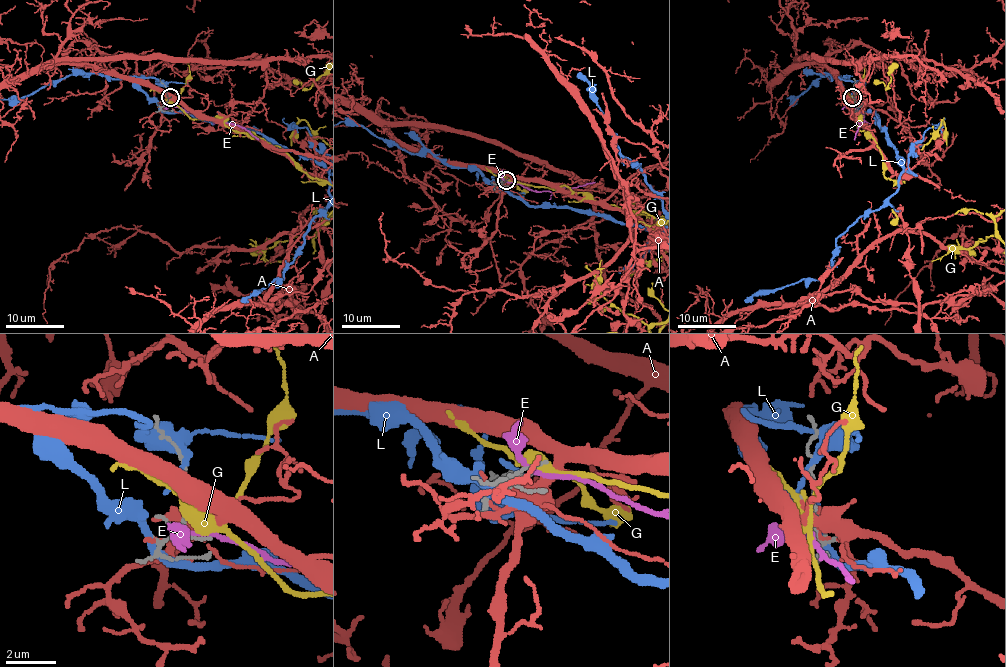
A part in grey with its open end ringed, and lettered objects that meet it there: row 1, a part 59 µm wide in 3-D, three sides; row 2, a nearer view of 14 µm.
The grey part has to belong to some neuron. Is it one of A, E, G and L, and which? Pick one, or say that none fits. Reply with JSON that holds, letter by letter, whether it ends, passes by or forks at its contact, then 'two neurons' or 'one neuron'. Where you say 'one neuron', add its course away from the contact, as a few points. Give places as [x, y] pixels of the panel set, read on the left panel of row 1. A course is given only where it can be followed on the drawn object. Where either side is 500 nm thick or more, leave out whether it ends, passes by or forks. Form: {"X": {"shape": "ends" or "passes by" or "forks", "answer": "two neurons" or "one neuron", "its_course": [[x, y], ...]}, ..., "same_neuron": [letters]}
{"A": {"shape": "passes by", "answer": "two neurons"}, "E": {"shape": "passes by", "answer": "two neurons"}, "G": {"shape": "passes by", "answer": "two neurons"}, "L": {"shape": "passes by", "answer": "two neurons"}, "same_neuron": []}

